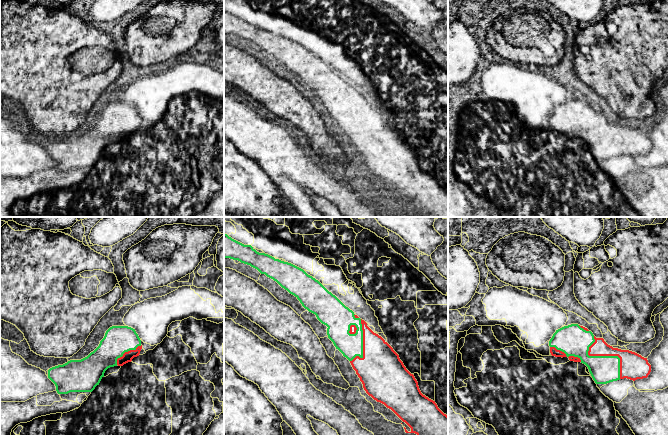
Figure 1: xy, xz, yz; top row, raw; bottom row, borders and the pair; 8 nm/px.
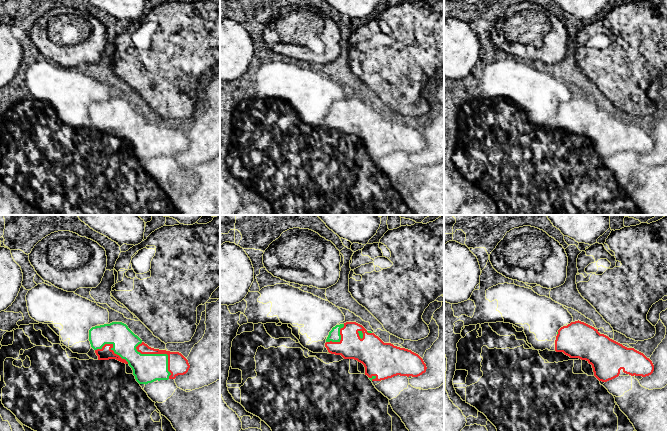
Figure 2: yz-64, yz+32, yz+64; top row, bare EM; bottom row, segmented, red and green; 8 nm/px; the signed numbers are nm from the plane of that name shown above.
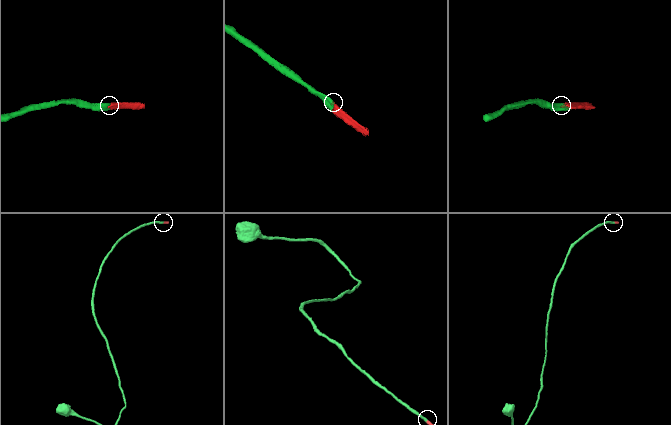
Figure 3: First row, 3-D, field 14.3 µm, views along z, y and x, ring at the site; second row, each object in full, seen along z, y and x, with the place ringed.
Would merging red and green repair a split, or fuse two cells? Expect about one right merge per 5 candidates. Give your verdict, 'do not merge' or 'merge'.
merge

